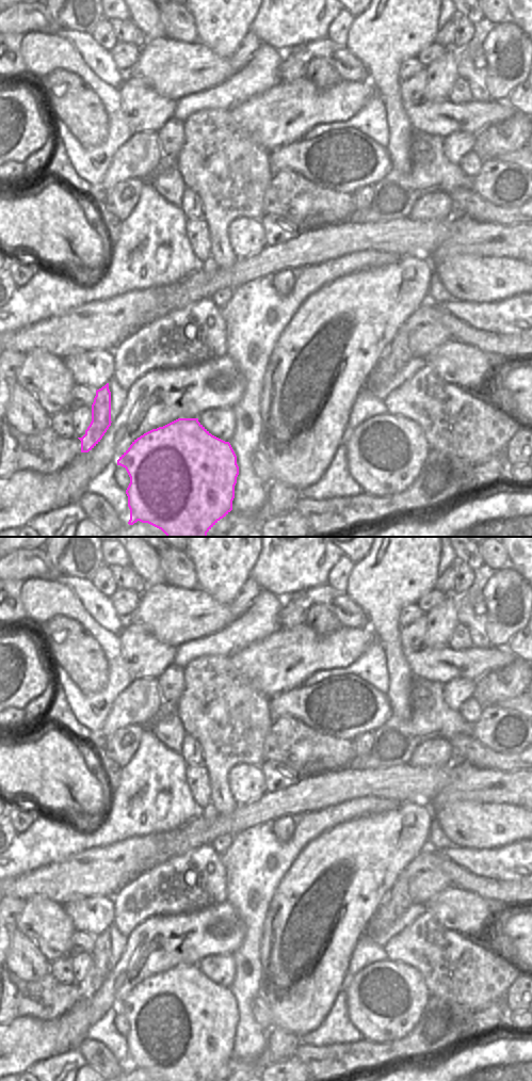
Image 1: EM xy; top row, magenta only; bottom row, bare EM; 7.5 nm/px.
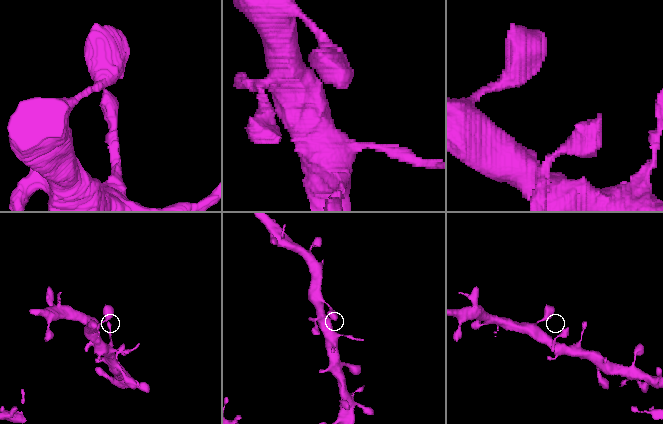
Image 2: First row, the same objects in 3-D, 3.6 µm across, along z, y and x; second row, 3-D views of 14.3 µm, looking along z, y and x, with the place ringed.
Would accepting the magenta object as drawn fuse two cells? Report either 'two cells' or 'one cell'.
one cell

